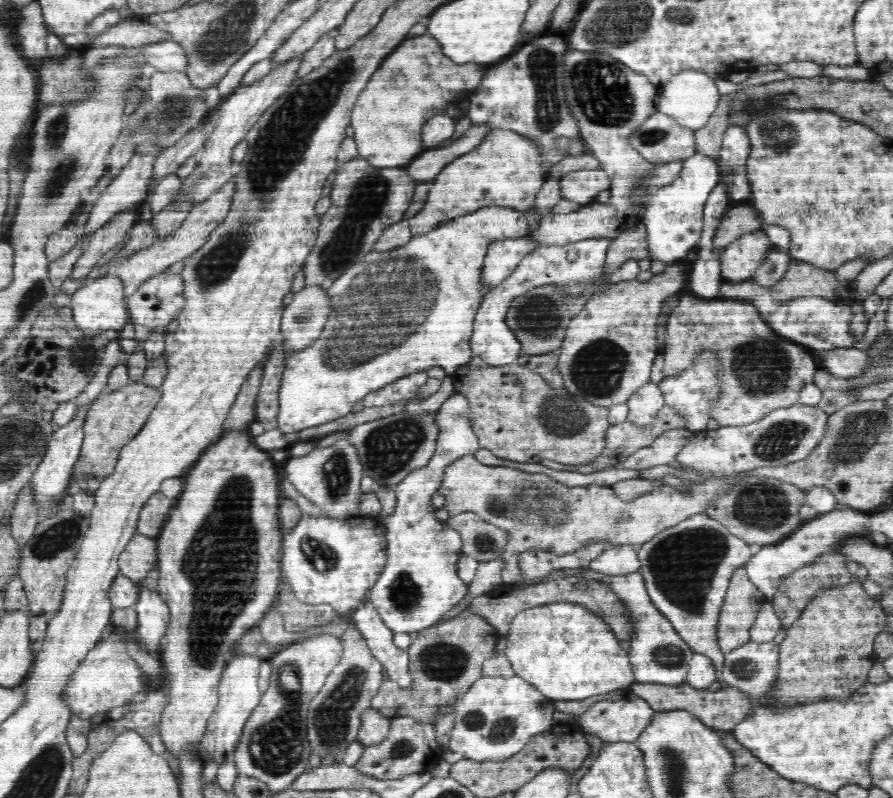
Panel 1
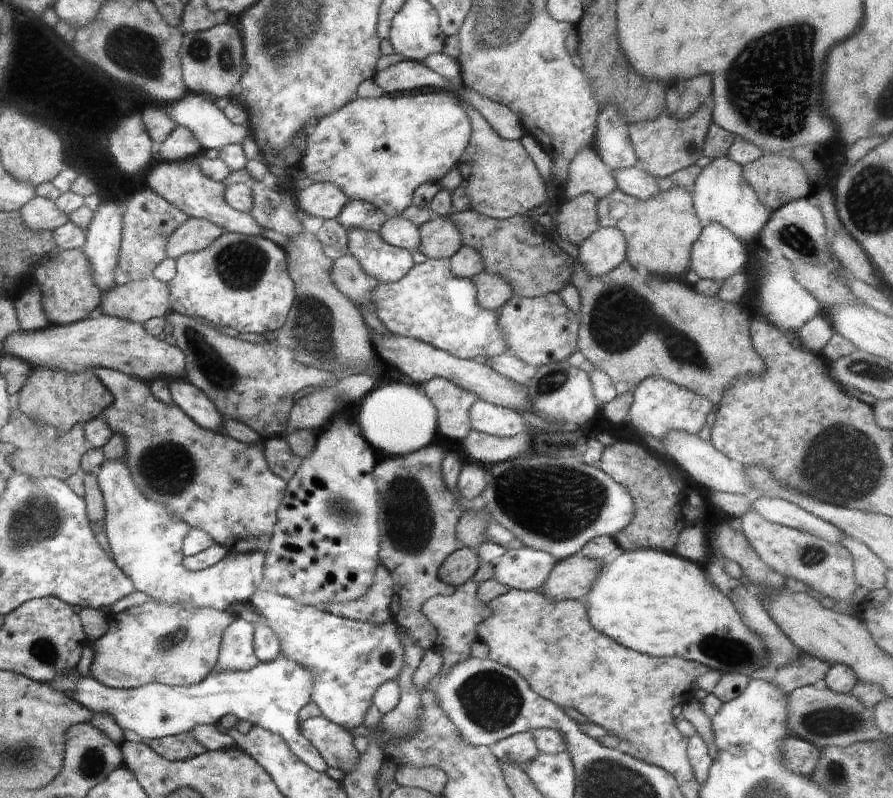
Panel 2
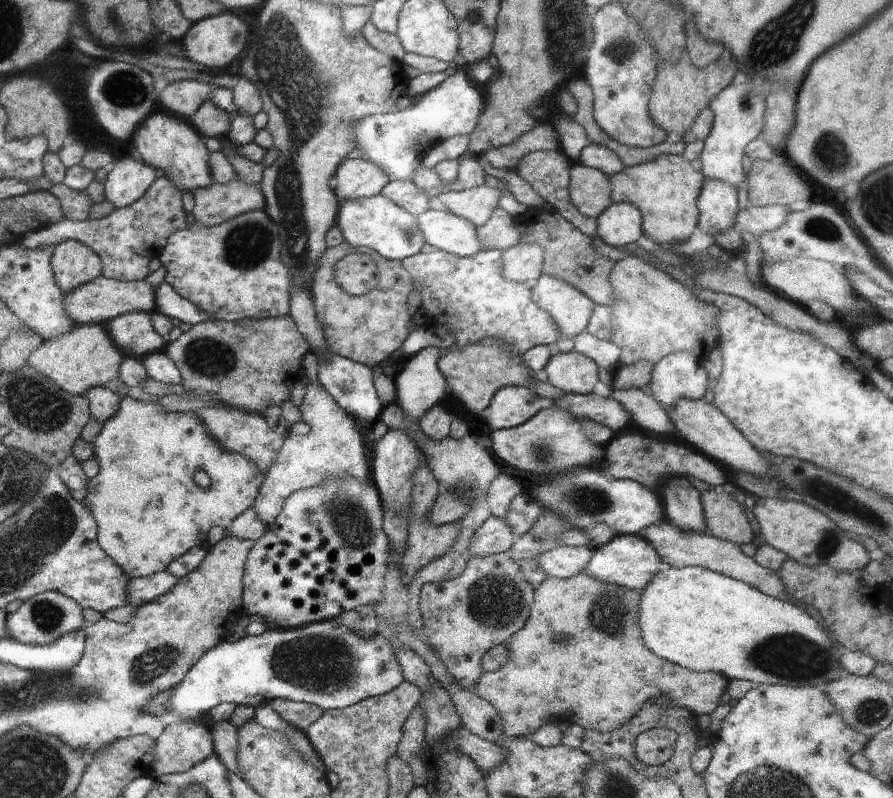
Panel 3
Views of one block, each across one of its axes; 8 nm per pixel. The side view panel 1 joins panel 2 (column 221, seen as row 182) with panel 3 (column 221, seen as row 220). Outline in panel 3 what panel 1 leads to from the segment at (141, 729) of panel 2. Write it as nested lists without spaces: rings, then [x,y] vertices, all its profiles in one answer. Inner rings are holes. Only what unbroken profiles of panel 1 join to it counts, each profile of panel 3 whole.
[[[320,621],[284,630],[265,630],[262,634],[246,635],[237,641],[222,640],[200,657],[172,692],[173,710],[169,719],[199,720],[201,714],[220,703],[256,708],[275,698],[316,705],[323,711],[343,709],[364,699],[382,696],[405,680],[395,650],[390,641],[377,632],[369,637],[359,635],[334,621]]]

